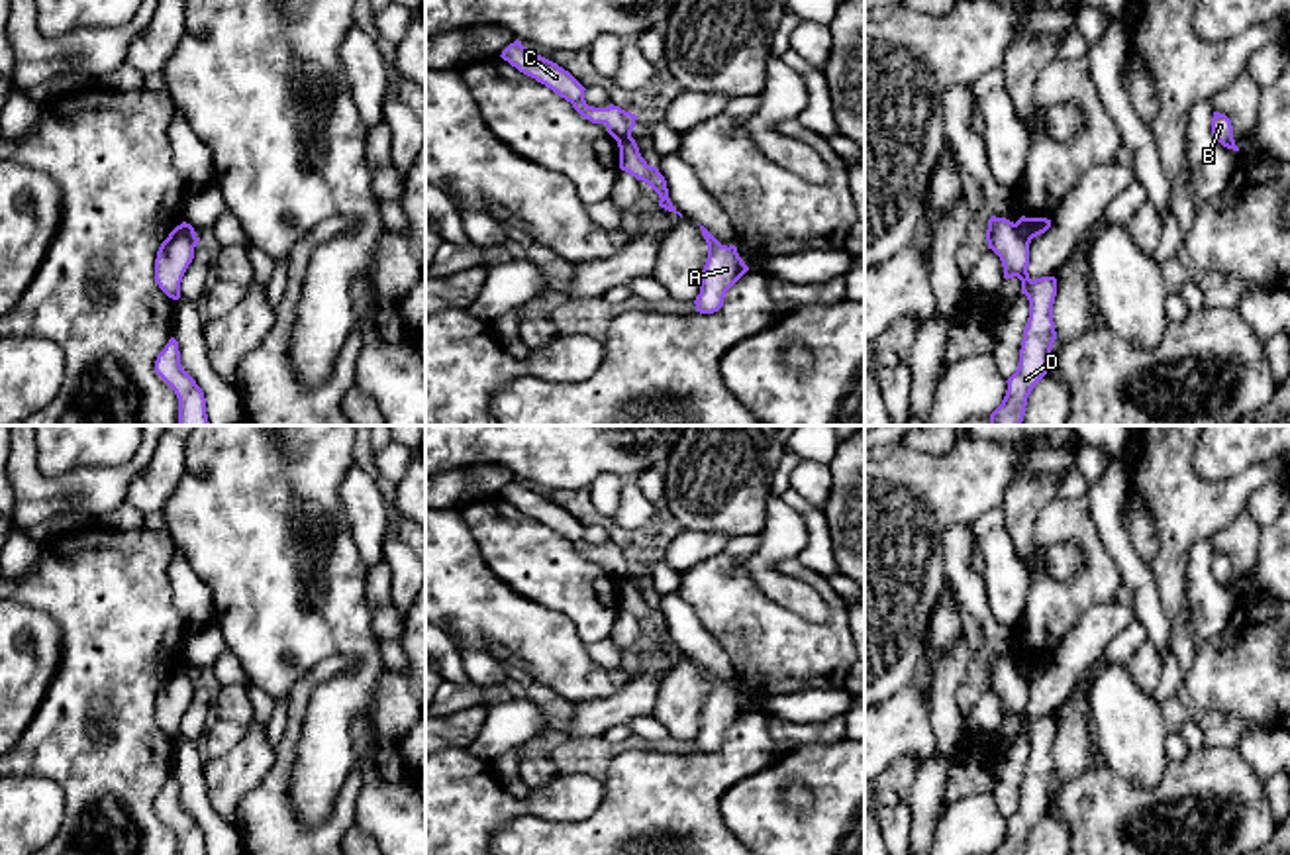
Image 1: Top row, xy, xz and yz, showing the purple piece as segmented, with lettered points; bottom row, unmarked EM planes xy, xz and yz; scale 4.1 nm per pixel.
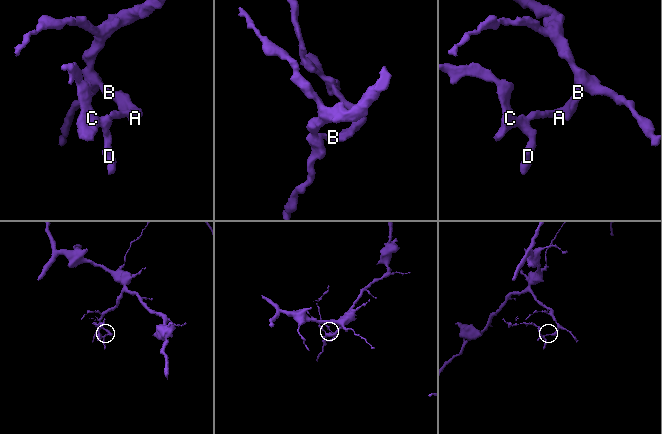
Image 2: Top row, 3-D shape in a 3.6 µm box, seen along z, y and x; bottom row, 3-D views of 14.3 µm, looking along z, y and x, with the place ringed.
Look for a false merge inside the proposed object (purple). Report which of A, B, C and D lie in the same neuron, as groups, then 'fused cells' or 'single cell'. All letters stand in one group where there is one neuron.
A B / C D; fused cells

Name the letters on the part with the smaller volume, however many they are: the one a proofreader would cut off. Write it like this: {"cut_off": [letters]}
{"cut_off": ["C", "D"]}

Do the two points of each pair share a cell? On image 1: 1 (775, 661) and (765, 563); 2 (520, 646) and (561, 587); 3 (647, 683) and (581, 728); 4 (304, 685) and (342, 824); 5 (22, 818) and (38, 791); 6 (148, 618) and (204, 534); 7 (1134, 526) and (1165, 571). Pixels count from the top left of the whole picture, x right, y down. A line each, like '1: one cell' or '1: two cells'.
1: two cells
2: two cells
3: one cell
4: one cell
5: one cell
6: two cells
7: two cells

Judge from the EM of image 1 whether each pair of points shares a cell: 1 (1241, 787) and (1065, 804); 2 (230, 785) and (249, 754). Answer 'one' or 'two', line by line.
1: one
2: one

